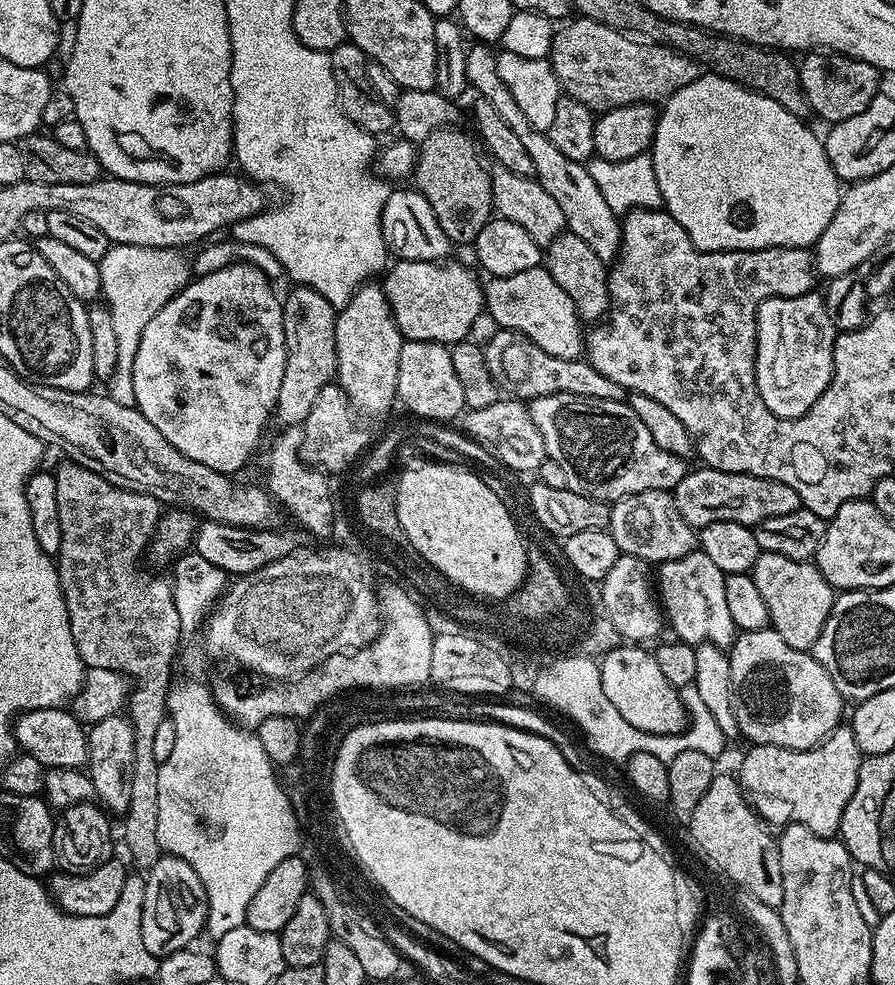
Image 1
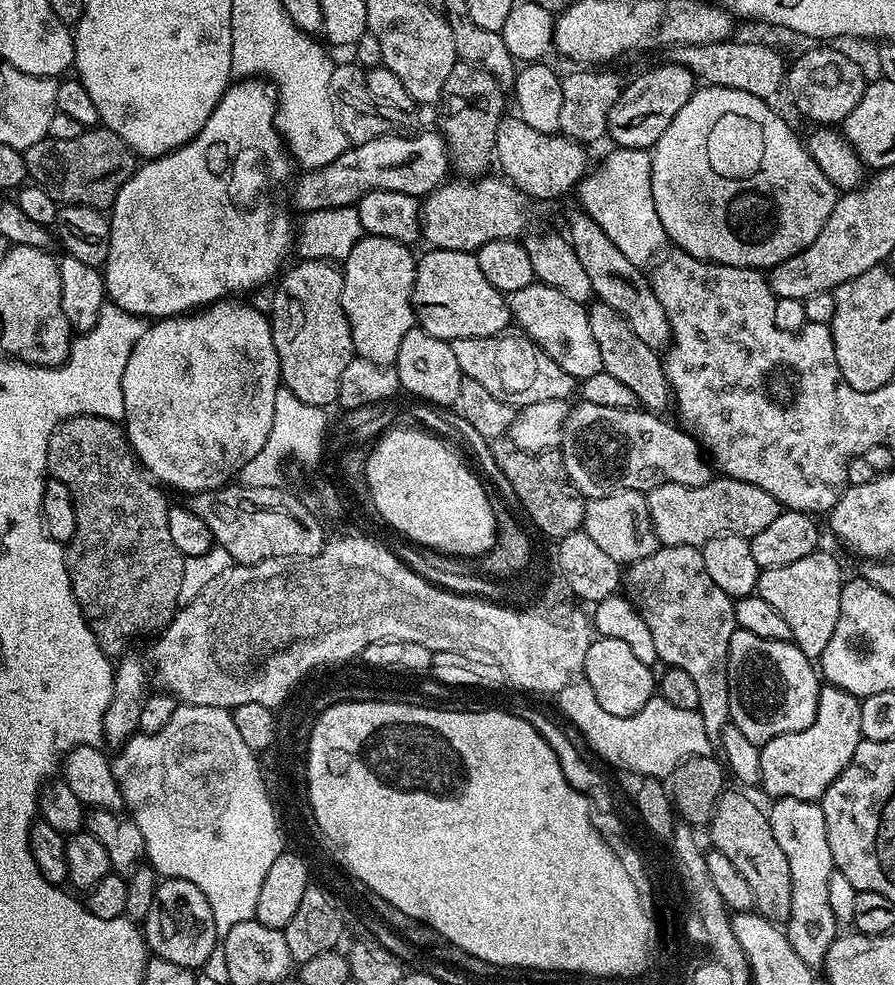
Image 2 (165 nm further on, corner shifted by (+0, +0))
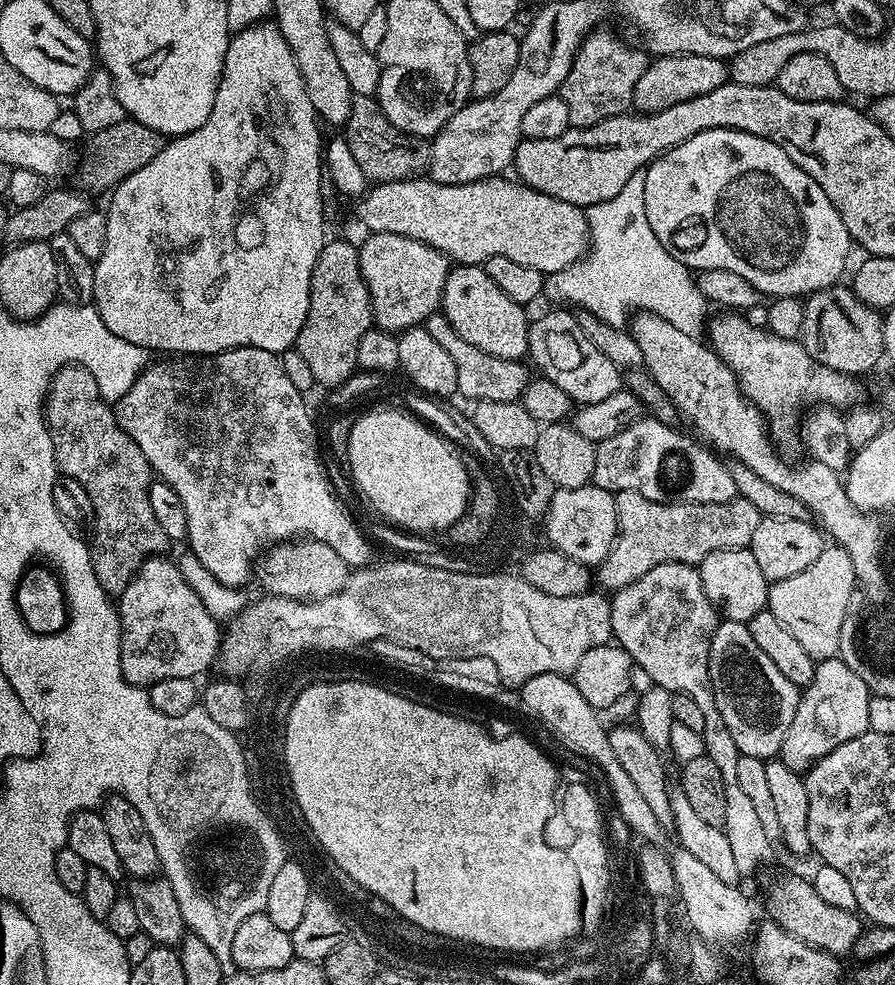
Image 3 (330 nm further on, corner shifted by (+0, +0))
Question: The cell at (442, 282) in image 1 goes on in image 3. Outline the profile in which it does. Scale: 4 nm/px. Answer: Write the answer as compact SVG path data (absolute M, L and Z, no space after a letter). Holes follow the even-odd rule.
M462 264L453 267L442 290L440 308L457 336L470 342L470 346L478 346L478 350L494 354L494 358L523 361L528 356L530 316L494 283L494 278L490 278L482 266Z

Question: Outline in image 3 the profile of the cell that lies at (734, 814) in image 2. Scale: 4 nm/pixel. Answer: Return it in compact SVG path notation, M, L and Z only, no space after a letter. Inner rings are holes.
M784 876L769 890L767 915L786 934L794 934L794 938L837 958L844 958L855 949L862 931L861 917L855 911L830 905L818 896L811 879L800 876Z

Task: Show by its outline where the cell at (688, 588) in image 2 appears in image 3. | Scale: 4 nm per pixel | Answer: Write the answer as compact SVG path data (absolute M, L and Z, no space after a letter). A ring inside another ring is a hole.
M670 562L646 570L642 578L630 582L630 586L615 589L610 596L610 622L615 643L632 656L635 667L648 670L653 685L674 694L686 694L698 702L706 718L703 730L704 755L722 770L722 782L726 786L726 822L724 833L730 842L734 859L738 861L741 877L748 878L759 870L772 856L773 837L762 827L754 805L738 786L738 758L740 751L734 746L730 730L718 712L714 702L712 675L708 669L711 642L716 633L718 613L702 590L699 567Z

